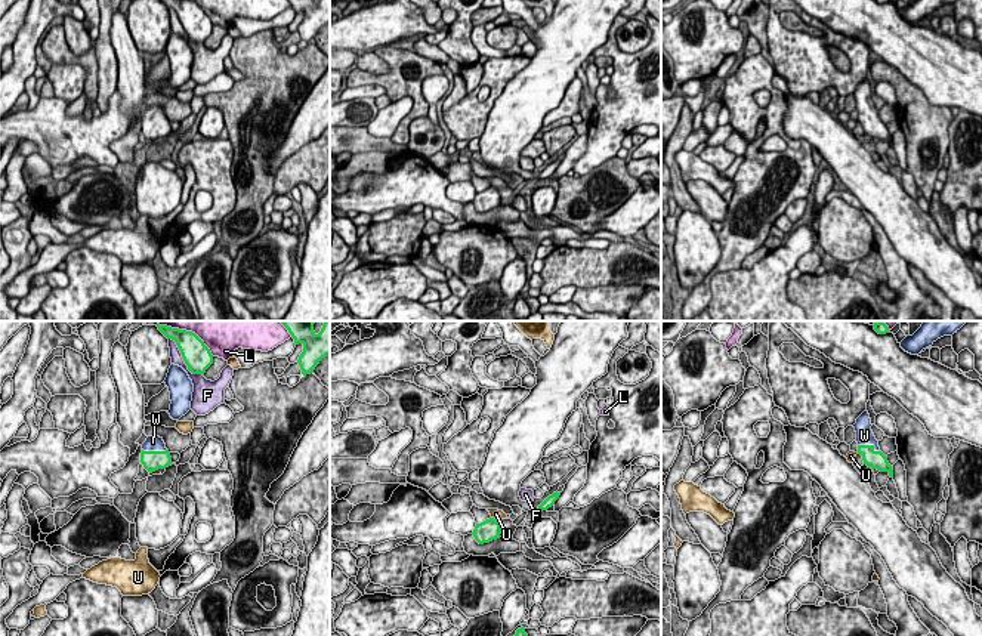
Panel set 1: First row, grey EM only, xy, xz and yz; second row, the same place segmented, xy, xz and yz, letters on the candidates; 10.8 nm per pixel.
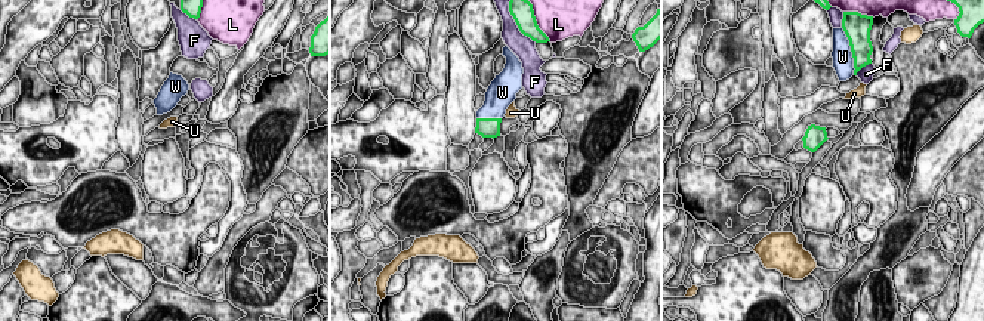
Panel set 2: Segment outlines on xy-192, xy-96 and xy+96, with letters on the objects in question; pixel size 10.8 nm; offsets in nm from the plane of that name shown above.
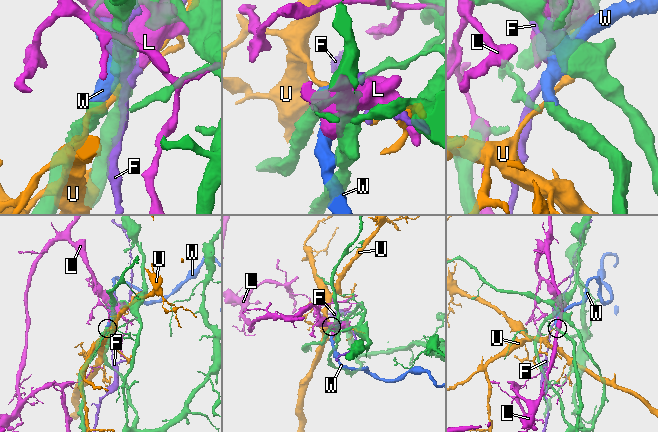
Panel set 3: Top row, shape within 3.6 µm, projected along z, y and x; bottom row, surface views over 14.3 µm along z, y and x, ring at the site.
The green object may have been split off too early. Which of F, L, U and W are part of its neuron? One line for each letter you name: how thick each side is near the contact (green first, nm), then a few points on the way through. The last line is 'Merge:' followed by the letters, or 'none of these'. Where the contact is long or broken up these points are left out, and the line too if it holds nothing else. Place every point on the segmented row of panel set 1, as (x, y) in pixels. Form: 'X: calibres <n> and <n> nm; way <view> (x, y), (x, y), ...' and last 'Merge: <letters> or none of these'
W: calibres 190 and 190 nm
Merge: W

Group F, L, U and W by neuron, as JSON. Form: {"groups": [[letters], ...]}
{"groups": [["F"], ["L"], ["U"], ["W"]]}

